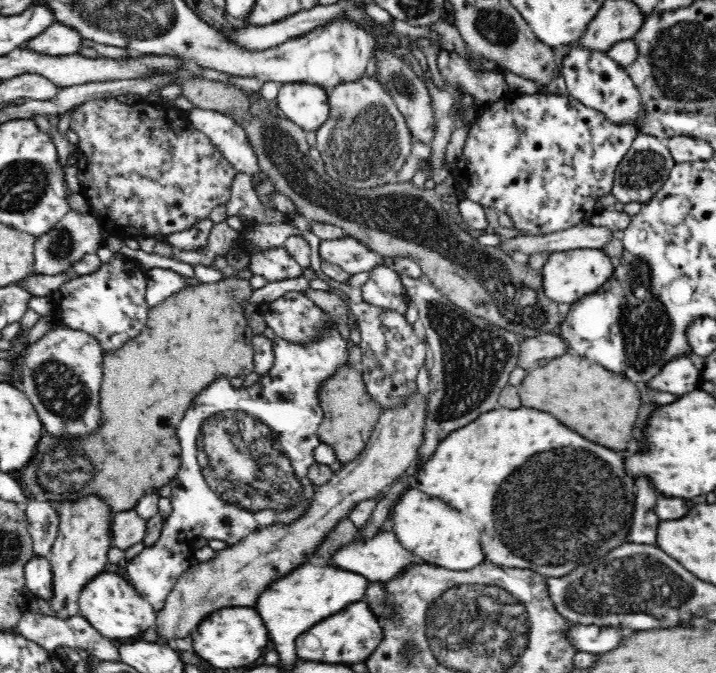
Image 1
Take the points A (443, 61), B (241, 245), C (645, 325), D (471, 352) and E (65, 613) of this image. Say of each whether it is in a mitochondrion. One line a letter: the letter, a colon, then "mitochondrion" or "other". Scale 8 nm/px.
A: other
B: other
C: mitochondrion
D: mitochondrion
E: other

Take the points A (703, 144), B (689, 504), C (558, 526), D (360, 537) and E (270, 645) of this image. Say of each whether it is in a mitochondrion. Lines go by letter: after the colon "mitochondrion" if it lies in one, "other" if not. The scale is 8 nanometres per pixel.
A: other
B: other
C: mitochondrion
D: other
E: other

